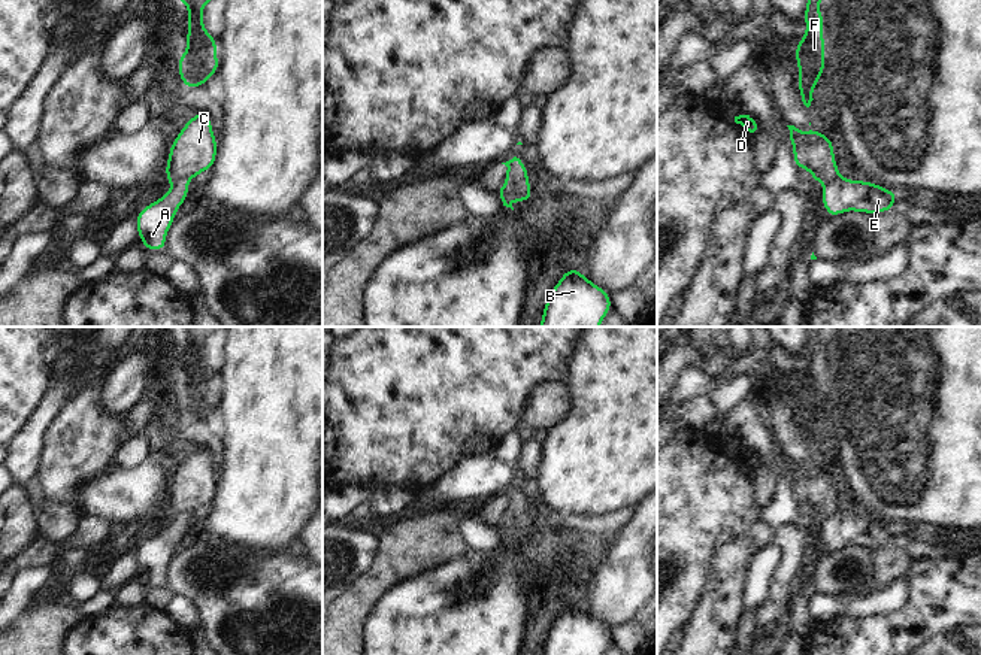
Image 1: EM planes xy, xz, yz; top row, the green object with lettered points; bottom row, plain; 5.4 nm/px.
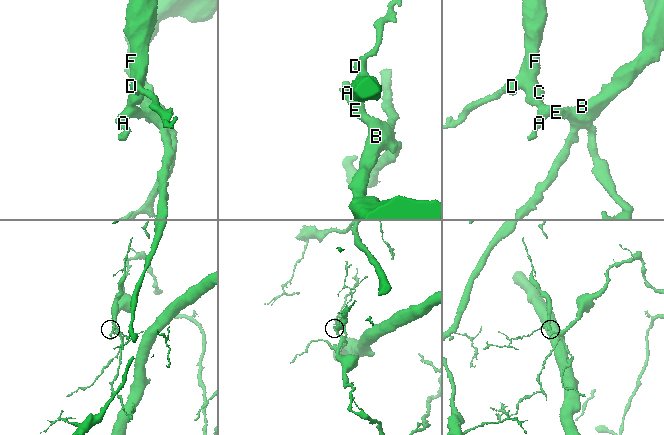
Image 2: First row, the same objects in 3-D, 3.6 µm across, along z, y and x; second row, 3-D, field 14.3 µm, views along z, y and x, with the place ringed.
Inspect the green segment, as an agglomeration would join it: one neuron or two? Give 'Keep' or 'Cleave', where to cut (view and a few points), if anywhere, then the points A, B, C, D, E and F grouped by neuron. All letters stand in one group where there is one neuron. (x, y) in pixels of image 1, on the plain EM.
Cleave. Split along xy (187, 514), (179, 514), (173, 518). Groups: A B E / C D F

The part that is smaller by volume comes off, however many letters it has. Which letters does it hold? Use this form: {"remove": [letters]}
{"remove": ["C", "D", "F"]}

